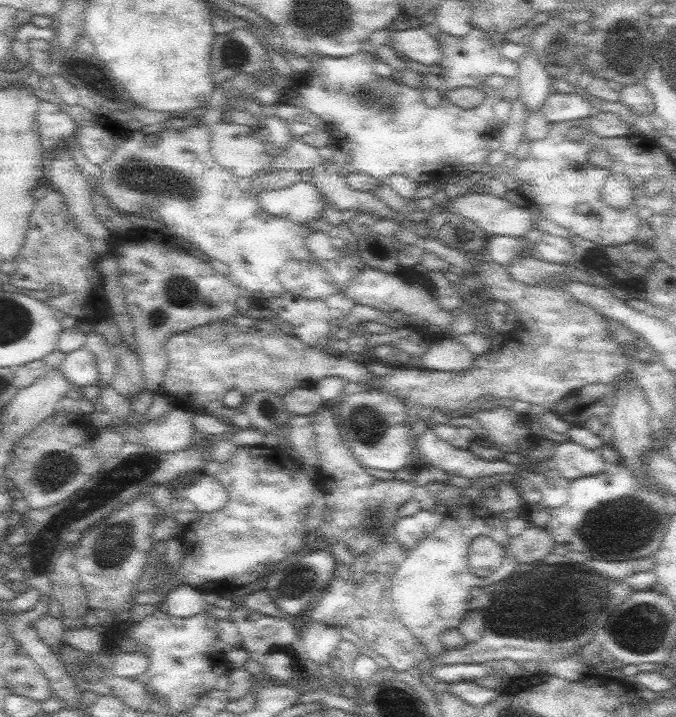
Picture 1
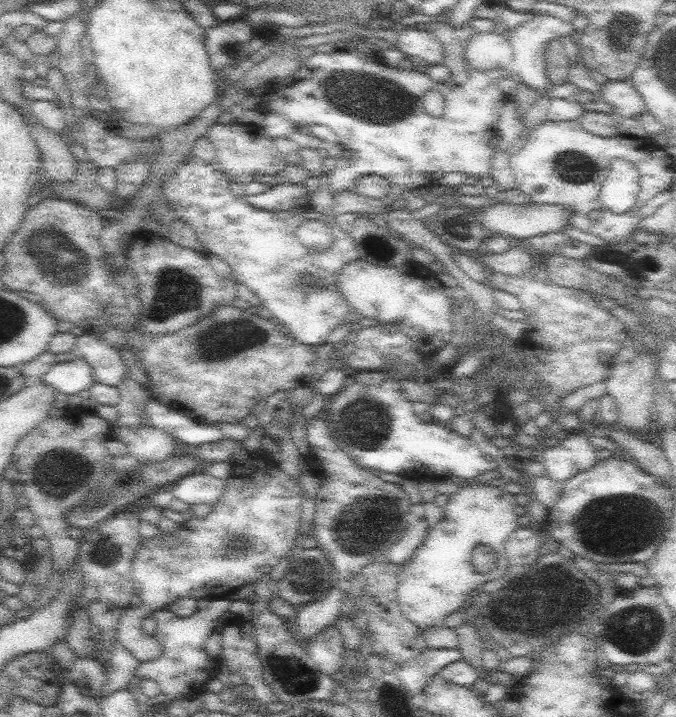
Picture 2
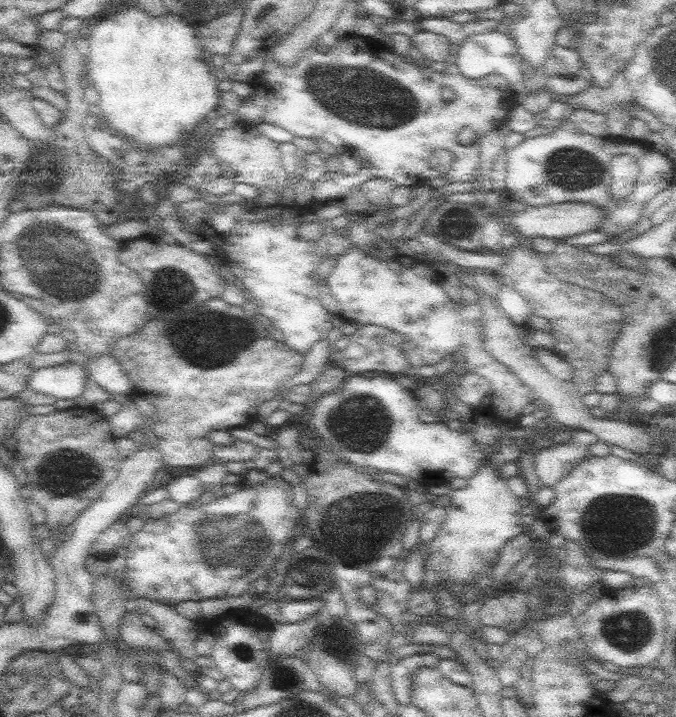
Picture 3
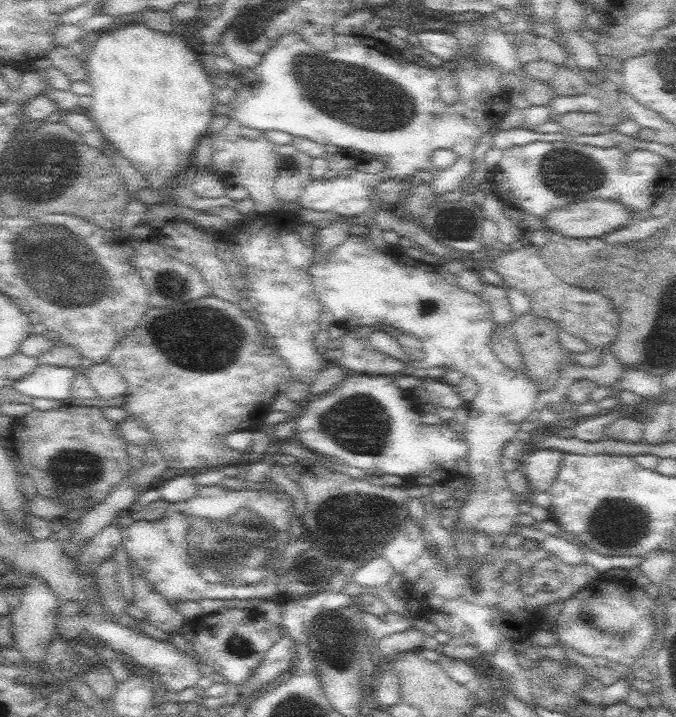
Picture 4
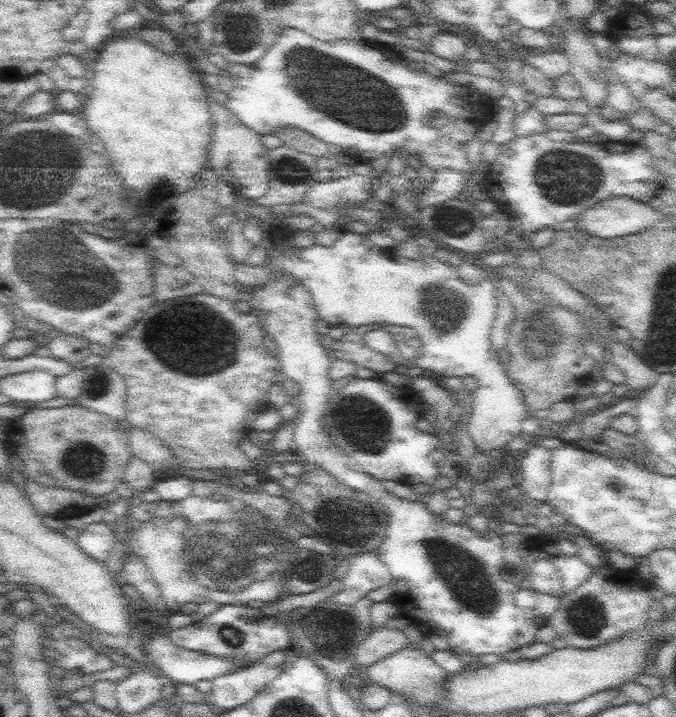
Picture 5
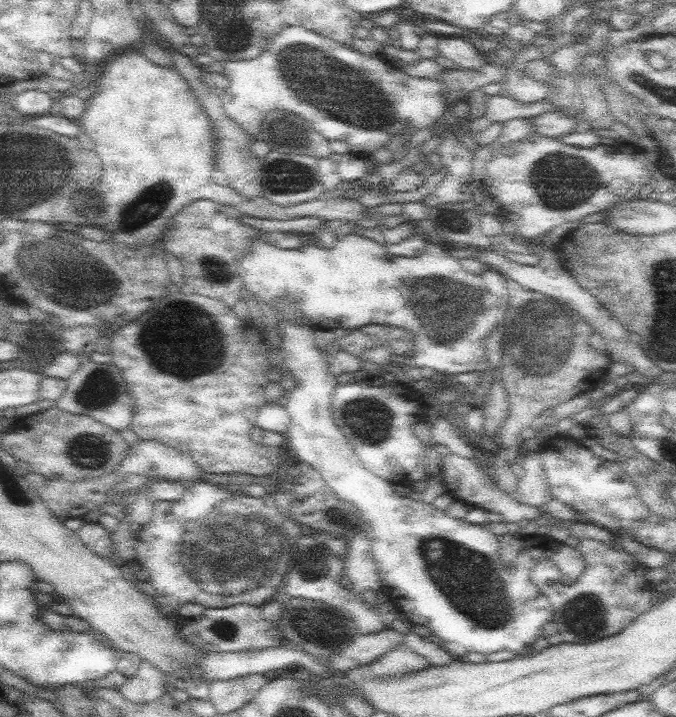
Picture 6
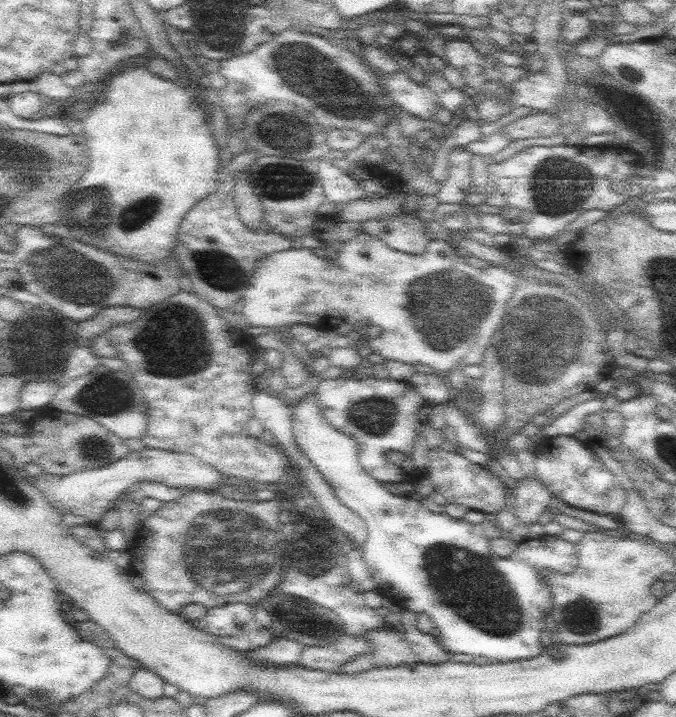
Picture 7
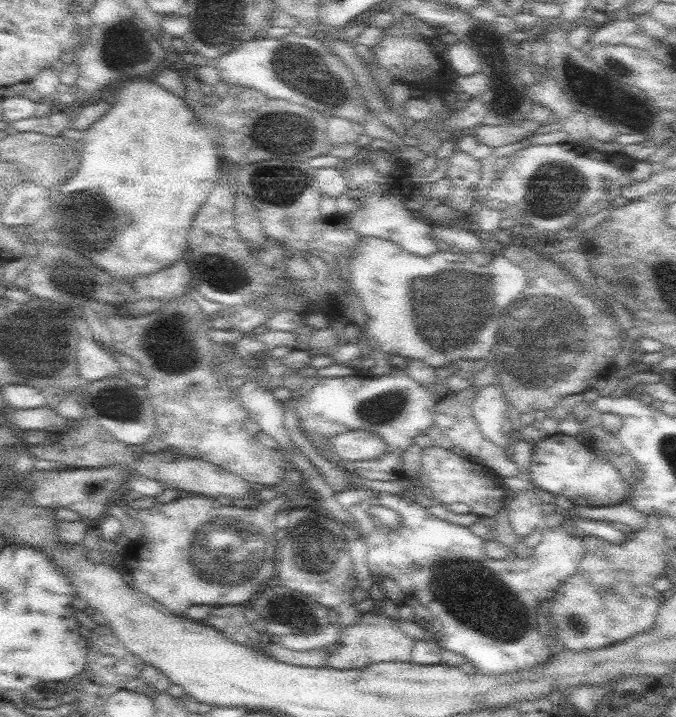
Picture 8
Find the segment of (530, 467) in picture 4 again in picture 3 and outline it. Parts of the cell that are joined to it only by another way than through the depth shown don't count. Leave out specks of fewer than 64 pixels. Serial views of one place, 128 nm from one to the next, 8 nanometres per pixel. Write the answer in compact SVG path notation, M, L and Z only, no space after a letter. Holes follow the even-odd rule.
M576 429L569 442L554 444L552 448L541 449L536 453L536 474L544 485L555 487L584 457L590 455L590 445L598 441L594 432Z

